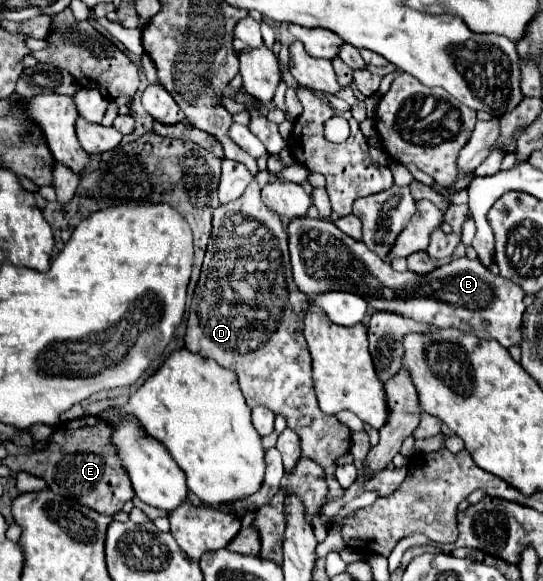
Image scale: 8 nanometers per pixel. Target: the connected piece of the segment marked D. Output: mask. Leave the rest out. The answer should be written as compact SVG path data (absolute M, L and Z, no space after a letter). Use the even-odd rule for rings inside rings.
M256 181L250 183L248 191L236 203L220 205L212 217L212 235L208 241L208 249L204 255L202 275L198 279L194 299L190 303L188 329L186 329L186 349L198 353L202 357L214 359L218 365L232 369L238 375L240 389L248 407L264 405L274 413L286 417L288 427L298 433L302 441L302 455L316 461L328 481L328 499L326 503L340 499L344 489L336 483L332 465L340 455L350 449L350 429L346 425L338 425L332 415L320 411L316 403L316 393L312 387L312 359L308 345L304 347L304 315L308 311L310 297L298 289L292 279L290 255L288 255L288 235L286 225L264 207L260 199L260 187Z

